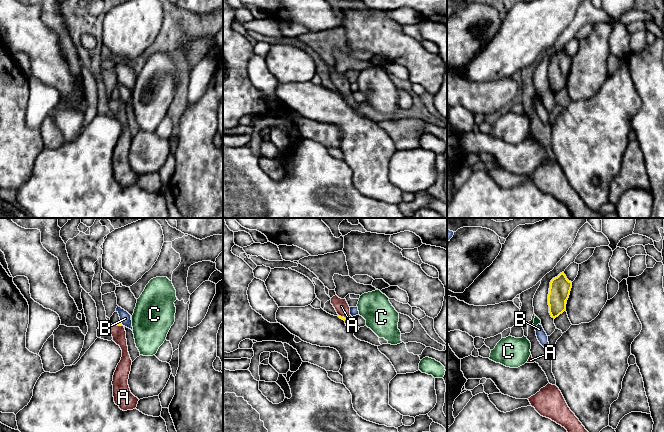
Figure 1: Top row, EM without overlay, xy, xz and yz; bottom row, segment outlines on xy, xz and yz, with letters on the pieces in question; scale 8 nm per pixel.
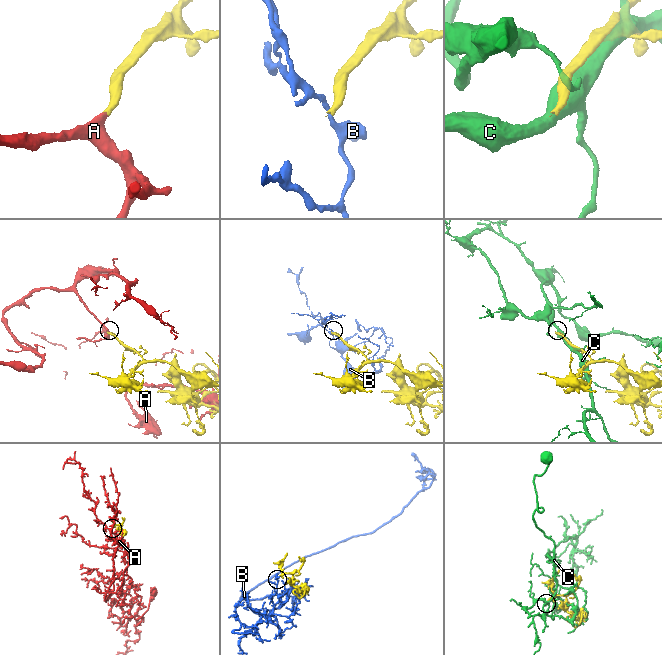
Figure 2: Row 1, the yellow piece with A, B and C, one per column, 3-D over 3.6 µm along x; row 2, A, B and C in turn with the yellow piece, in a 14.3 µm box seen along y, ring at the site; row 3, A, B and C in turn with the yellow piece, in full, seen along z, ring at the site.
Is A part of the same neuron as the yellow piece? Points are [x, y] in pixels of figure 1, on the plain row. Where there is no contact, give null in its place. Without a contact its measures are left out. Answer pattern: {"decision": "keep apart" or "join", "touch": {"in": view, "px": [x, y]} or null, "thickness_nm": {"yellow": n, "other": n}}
{"decision": "join", "touch": {"in": "xz", "px": [342, 93]}, "thickness_nm": {"yellow": 20, "other": 120}}

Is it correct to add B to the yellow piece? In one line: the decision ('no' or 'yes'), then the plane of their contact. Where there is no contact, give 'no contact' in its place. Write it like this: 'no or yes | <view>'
no | xy

